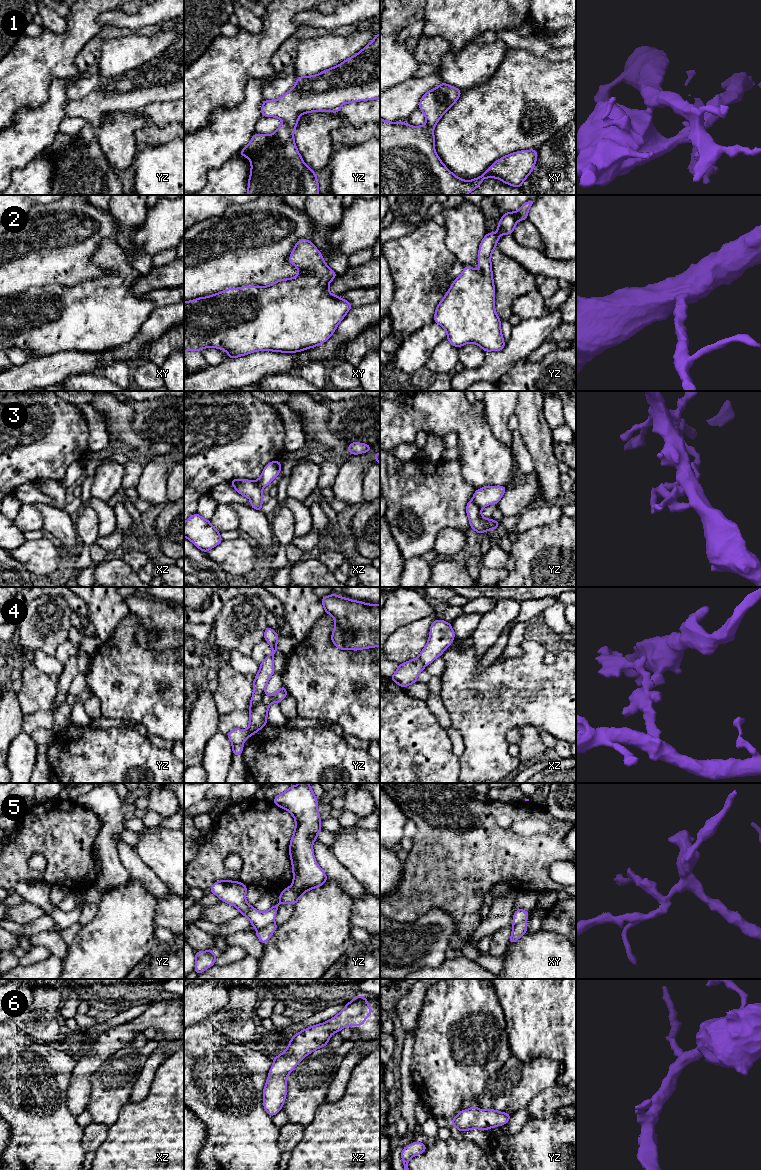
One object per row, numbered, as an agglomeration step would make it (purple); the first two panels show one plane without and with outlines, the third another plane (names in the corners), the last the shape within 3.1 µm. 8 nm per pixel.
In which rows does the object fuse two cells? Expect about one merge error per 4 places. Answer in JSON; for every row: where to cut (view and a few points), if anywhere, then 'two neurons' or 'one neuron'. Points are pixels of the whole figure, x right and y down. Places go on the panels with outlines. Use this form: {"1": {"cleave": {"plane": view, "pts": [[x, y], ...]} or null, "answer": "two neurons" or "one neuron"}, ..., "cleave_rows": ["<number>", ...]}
{"1": {"cleave": {"plane": "yz", "pts": [[283, 122], [288, 126], [292, 134]]}, "answer": "two neurons"}, "2": {"cleave": null, "answer": "one neuron"}, "3": {"cleave": {"plane": "yz", "pts": [[472, 499], [480, 509]]}, "answer": "two neurons"}, "4": {"cleave": {"plane": "yz", "pts": [[265, 694], [262, 701], [249, 715]]}, "answer": "two neurons"}, "5": {"cleave": {"plane": "yz", "pts": [[273, 921], [258, 929]]}, "answer": "two neurons"}, "6": {"cleave": null, "answer": "one neuron"}, "cleave_rows": ["1", "3", "4", "5"]}

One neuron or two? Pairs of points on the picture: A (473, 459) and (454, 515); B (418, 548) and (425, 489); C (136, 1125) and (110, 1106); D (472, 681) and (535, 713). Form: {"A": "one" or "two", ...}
{"A": "two", "B": "one", "C": "two", "D": "one"}

